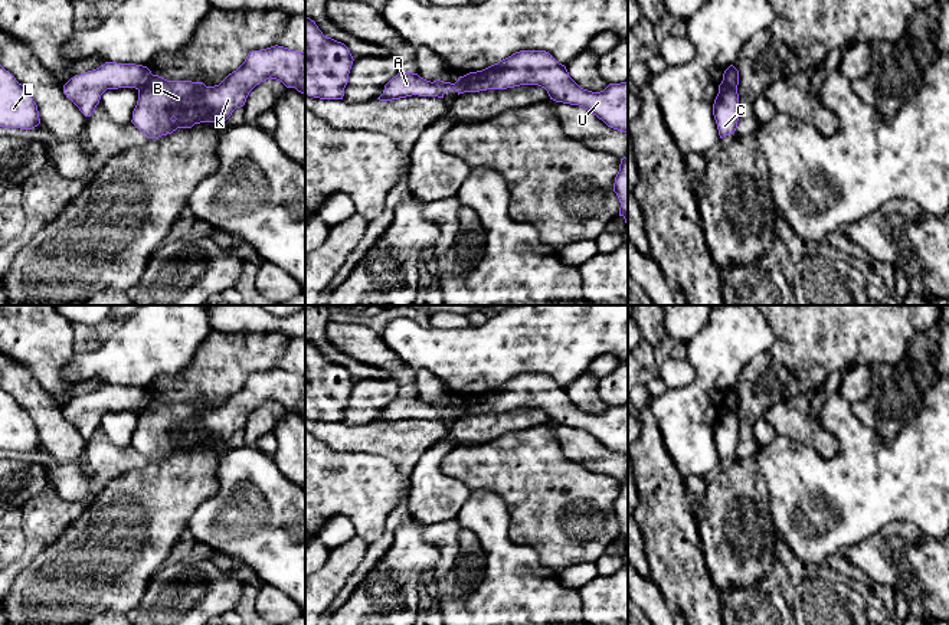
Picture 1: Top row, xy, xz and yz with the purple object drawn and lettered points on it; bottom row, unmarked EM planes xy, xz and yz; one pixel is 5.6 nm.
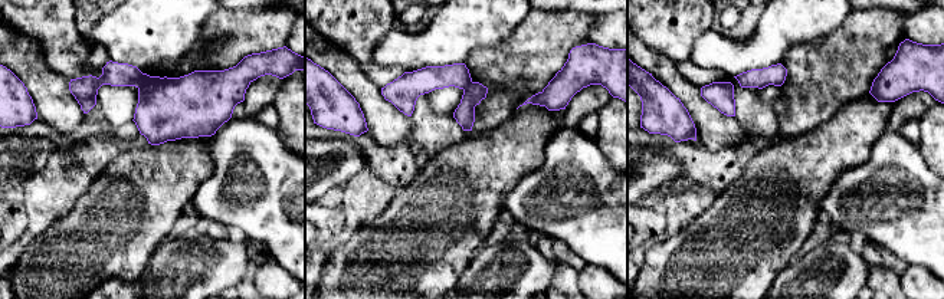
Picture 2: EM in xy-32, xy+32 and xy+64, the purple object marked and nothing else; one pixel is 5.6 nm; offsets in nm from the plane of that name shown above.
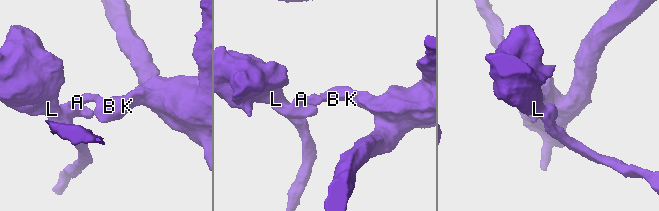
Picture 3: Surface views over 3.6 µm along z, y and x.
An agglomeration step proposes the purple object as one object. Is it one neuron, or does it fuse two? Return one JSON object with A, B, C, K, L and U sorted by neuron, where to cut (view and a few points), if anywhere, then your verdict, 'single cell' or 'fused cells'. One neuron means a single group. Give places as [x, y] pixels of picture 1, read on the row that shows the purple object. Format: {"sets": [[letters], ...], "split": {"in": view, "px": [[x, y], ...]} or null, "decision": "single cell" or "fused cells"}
{"sets": [["A", "L"], ["B", "C", "K", "U"]], "split": {"in": "xy", "px": [[151, 74], [150, 79], [138, 91]]}, "decision": "fused cells"}

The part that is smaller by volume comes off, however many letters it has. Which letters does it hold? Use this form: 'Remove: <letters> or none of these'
Remove: A, L

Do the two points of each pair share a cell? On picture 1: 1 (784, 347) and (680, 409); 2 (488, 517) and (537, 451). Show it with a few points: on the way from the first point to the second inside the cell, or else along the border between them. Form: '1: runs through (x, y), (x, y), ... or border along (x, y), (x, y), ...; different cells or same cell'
1: runs through (758, 347), (748, 347), (706, 389); same cell
2: border along (471, 490), (490, 490), (503, 500), (509, 532); different cells

